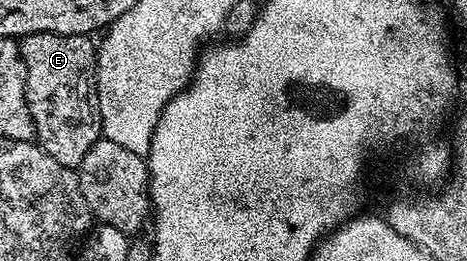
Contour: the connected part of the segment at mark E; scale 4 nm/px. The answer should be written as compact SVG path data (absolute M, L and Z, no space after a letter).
M37 32L36 34L25 34L18 39L19 51L23 57L25 64L25 76L27 77L27 103L29 104L29 112L33 116L33 124L35 125L35 138L38 145L43 147L45 152L49 152L49 156L53 156L53 160L57 160L57 164L65 164L72 168L78 168L81 160L85 160L85 152L89 152L89 148L93 148L95 141L101 137L101 123L97 113L97 102L93 95L97 90L97 46L96 43L86 34L50 34L49 32Z

